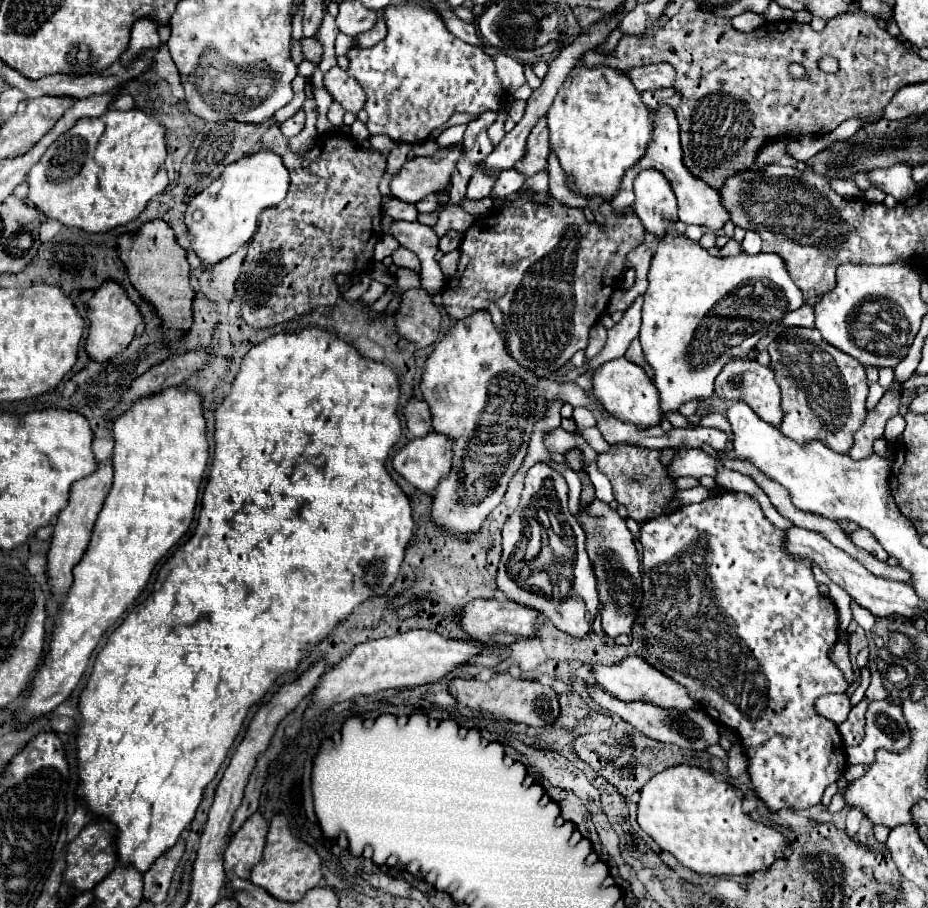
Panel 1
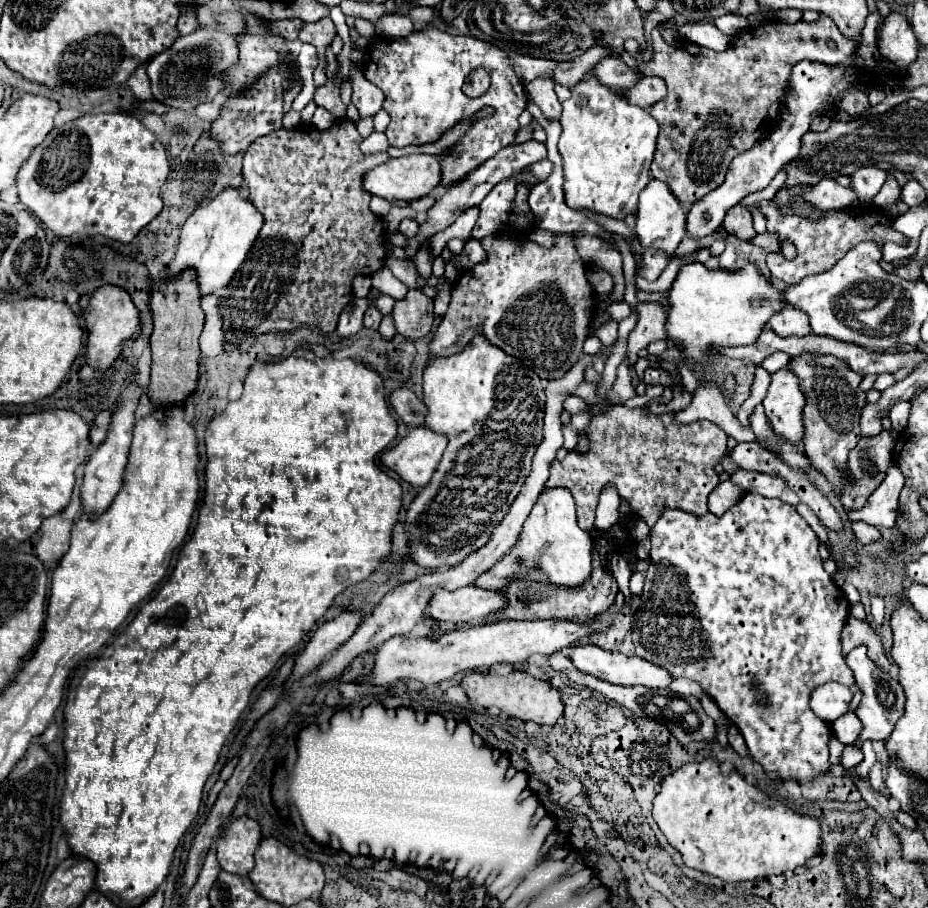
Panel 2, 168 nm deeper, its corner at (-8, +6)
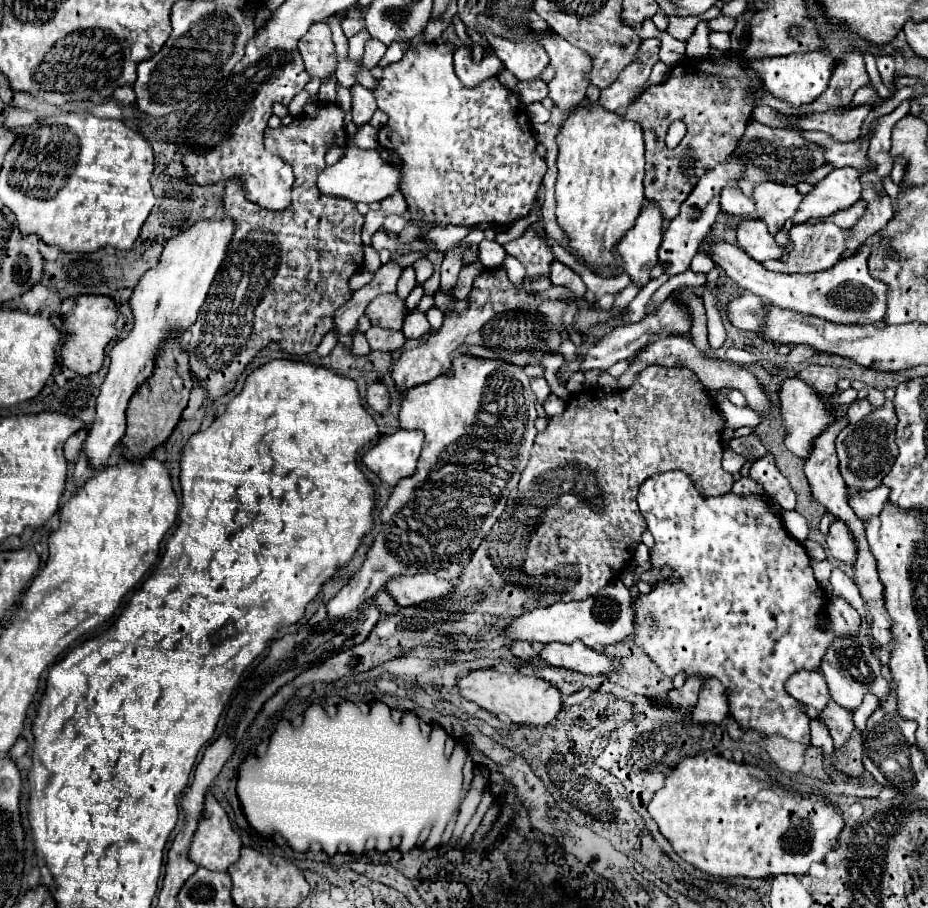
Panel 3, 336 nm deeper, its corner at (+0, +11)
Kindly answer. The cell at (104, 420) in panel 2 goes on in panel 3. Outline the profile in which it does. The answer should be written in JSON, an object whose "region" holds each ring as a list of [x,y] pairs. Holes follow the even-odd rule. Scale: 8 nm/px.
{"region":[[[86,430],[76,432],[74,436],[70,436],[70,438],[66,440],[66,444],[64,444],[64,458],[66,458],[68,462],[74,462],[74,460],[78,458],[84,440],[86,440]]]}

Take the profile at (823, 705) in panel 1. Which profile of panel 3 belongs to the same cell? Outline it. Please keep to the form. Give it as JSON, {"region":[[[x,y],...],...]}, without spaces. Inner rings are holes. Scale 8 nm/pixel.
{"region":[[[798,670],[786,680],[786,692],[794,696],[794,700],[814,706],[818,712],[824,710],[824,706],[830,700],[826,680],[822,680],[820,672],[814,670]]]}

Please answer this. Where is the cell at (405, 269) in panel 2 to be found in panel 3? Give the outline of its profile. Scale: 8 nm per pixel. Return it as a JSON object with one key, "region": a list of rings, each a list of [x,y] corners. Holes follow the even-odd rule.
{"region":[[[406,268],[398,280],[398,290],[396,290],[396,296],[400,300],[406,300],[408,294],[412,292],[412,288],[416,286],[416,278],[414,278],[414,268]]]}

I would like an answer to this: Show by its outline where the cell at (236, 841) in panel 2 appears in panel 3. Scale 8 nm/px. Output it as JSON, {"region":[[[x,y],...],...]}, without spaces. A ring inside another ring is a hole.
{"region":[[[206,792],[204,812],[188,848],[188,858],[202,868],[226,872],[240,856],[240,836],[230,826],[226,812],[220,808],[212,792]]]}

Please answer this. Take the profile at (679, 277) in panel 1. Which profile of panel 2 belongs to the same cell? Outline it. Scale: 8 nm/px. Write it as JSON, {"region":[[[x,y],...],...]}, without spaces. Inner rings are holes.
{"region":[[[700,261],[682,265],[666,297],[666,339],[682,347],[682,357],[702,365],[704,371],[712,367],[708,361],[718,355],[716,349],[754,345],[770,317],[788,307],[784,291],[766,279],[754,263],[744,269],[708,269]]]}

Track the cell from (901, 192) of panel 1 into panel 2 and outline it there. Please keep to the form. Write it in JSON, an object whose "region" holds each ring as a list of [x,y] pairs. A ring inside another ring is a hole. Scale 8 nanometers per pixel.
{"region":[[[870,165],[870,167],[858,169],[858,173],[852,173],[852,187],[858,193],[858,199],[870,201],[886,183],[886,179],[888,179],[886,169]]]}

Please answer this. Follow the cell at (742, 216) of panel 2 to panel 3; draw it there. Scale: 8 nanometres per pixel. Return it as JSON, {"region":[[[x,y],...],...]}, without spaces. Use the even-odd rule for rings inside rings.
{"region":[[[750,220],[750,224],[742,224],[742,228],[738,228],[736,234],[738,234],[738,246],[756,262],[782,260],[782,256],[788,252],[786,248],[780,248],[774,242],[774,238],[768,234],[766,224],[762,222]]]}

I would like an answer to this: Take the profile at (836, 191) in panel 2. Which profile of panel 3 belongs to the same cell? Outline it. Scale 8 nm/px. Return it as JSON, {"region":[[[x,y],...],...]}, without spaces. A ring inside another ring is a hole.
{"region":[[[762,182],[752,192],[752,202],[756,206],[752,214],[732,216],[724,210],[722,214],[726,214],[726,228],[730,230],[738,230],[744,220],[762,220],[766,222],[770,234],[776,236],[784,228],[784,222],[794,214],[794,208],[798,208],[798,200],[802,200],[802,194],[798,194],[796,188]]]}

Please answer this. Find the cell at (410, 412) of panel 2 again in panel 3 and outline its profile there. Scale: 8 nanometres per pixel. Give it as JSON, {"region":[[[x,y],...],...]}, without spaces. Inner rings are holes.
{"region":[[[376,382],[372,384],[368,390],[366,390],[366,402],[370,408],[374,408],[376,412],[384,412],[390,404],[390,398],[388,398],[388,388],[382,384],[382,382]]]}

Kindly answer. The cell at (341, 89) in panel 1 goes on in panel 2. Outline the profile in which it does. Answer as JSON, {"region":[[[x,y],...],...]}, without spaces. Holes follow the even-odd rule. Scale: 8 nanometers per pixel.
{"region":[[[358,65],[350,67],[348,83],[352,85],[352,105],[360,111],[360,117],[372,117],[382,109],[384,93],[374,83],[370,83]]]}

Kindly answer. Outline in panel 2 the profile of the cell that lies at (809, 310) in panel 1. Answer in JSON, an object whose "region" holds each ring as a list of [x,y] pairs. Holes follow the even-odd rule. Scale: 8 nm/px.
{"region":[[[786,307],[784,311],[780,311],[778,315],[774,315],[768,321],[770,329],[776,331],[778,335],[786,337],[786,335],[808,335],[810,329],[810,317],[802,311],[798,311],[796,307]]]}

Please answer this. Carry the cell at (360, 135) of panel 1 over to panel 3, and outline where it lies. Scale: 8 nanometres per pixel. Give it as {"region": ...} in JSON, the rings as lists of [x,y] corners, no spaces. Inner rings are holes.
{"region":[[[370,124],[362,126],[356,130],[356,134],[352,136],[352,140],[360,146],[360,148],[374,148],[378,146],[378,130]]]}

